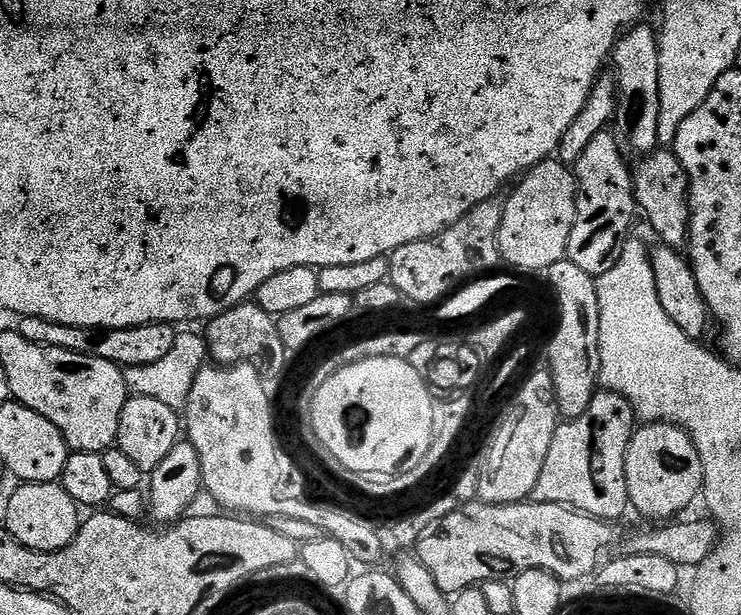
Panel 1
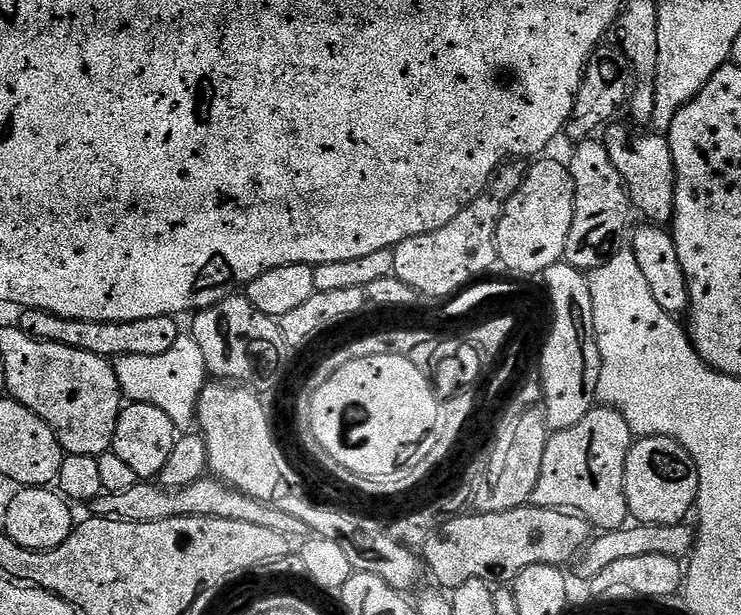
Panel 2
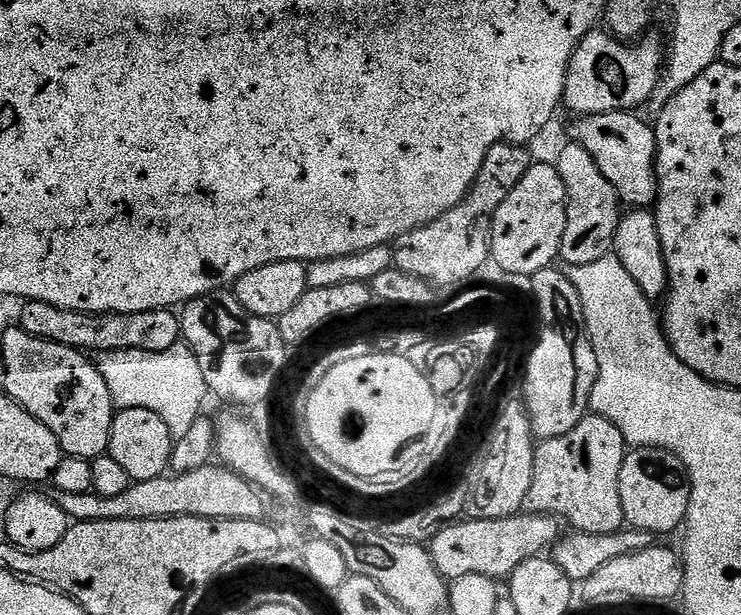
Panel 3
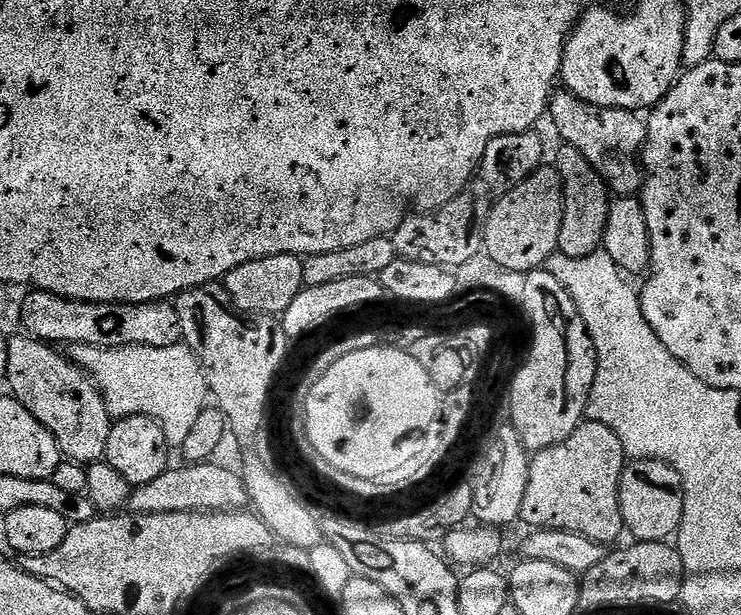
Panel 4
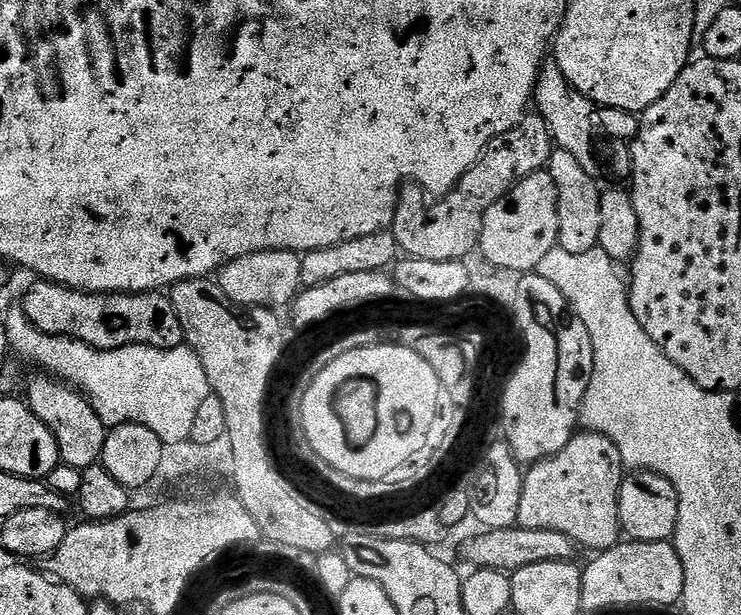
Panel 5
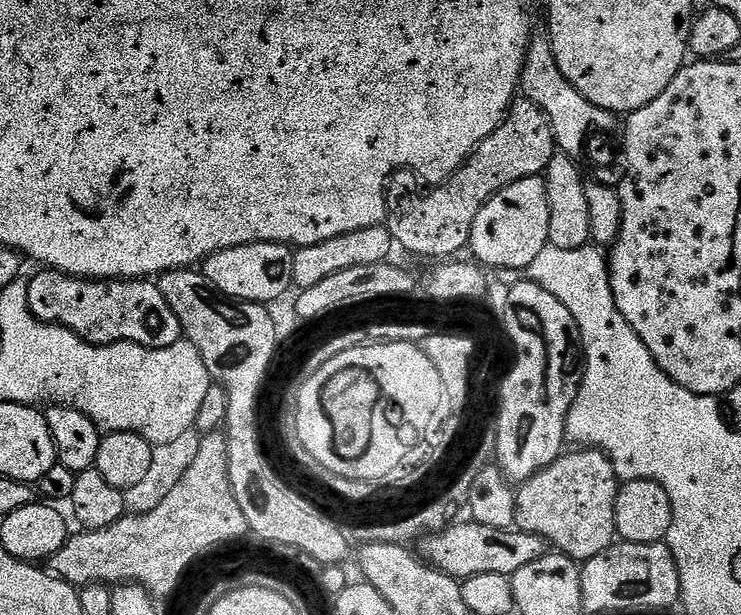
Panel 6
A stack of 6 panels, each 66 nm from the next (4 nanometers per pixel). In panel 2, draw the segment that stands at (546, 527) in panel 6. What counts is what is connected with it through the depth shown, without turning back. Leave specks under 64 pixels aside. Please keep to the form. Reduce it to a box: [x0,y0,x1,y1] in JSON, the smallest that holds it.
[531,406,633,532]

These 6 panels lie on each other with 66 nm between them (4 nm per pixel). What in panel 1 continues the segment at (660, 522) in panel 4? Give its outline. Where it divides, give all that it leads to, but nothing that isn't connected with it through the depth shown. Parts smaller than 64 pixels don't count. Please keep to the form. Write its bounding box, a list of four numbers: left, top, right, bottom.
[626,422,703,522]

